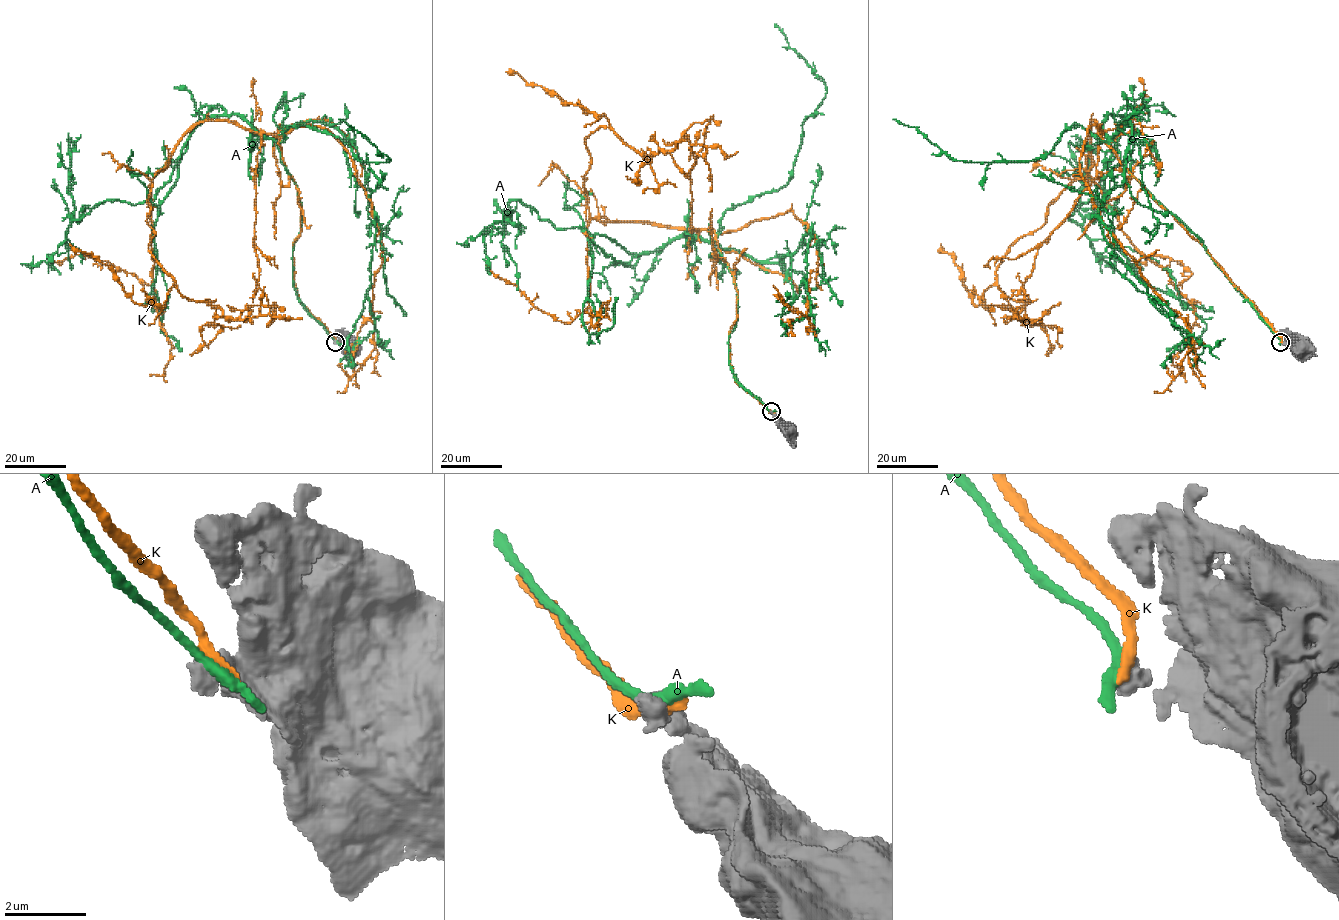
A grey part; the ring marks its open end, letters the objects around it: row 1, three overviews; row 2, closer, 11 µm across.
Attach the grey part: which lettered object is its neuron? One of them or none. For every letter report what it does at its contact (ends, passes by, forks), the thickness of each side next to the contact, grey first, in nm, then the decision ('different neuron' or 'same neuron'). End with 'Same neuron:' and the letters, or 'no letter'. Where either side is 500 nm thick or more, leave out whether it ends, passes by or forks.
A: 500 nm thick on the grey side, 280 nm on the other; different neuron
K: 500 nm thick on the grey side, 340 nm on the other; different neuron
Same neuron: no letter

